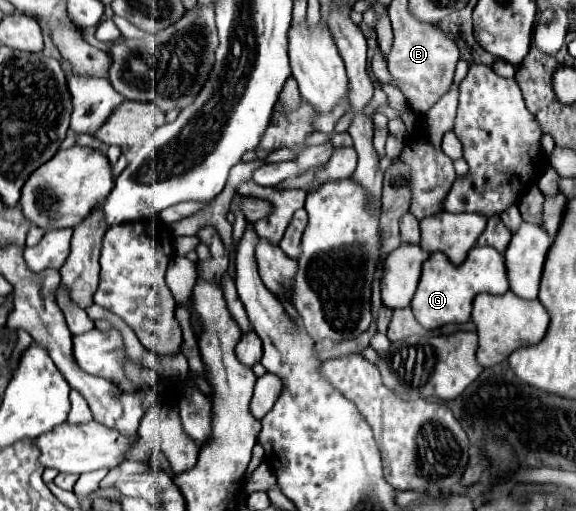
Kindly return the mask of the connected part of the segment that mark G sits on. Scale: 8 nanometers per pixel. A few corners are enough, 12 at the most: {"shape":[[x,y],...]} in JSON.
{"shape":[[431,253],[411,301],[425,329],[467,323],[477,293],[509,291],[505,259]]}

